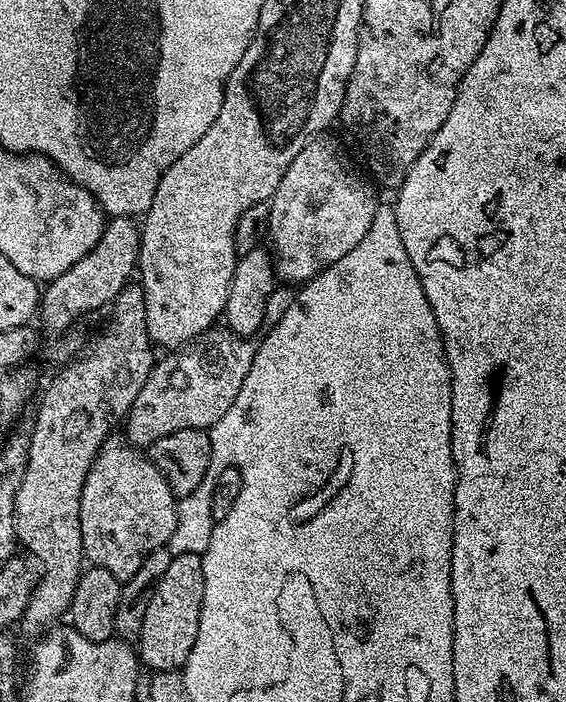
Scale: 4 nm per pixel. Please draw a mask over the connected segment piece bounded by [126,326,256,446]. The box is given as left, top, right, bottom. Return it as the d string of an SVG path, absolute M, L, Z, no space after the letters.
M213 326L200 336L195 336L192 341L185 344L183 348L175 349L174 354L168 356L165 360L157 359L153 363L150 370L150 378L146 378L146 386L142 386L142 390L138 390L138 398L134 398L134 406L129 410L126 417L126 425L128 424L127 439L136 446L147 446L152 444L158 438L162 438L166 434L174 434L174 430L190 430L191 428L211 428L214 422L218 422L218 418L222 418L222 414L226 414L226 410L230 410L230 406L234 404L234 398L238 398L238 390L242 390L242 382L246 382L246 374L250 374L250 366L256 357L256 344L251 339L243 336L236 336L234 333L229 332L227 327Z

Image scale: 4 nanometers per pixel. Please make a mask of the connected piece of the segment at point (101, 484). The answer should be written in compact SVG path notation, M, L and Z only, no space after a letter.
M116 439L104 441L82 486L80 529L87 563L110 570L123 582L151 552L167 545L174 534L178 497L139 447Z

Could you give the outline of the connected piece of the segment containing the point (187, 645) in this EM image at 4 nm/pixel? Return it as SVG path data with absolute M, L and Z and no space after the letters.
M198 554L173 556L166 574L158 578L152 591L150 606L146 606L146 618L142 618L142 630L138 641L138 656L145 669L153 668L156 674L172 674L183 669L194 650L194 638L198 638L198 618L202 614L204 593L204 561Z

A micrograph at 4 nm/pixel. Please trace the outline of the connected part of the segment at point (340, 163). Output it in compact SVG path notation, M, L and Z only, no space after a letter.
M313 138L302 150L298 150L298 158L290 162L290 166L282 174L282 182L278 182L278 190L274 190L268 204L267 239L272 239L270 255L274 261L274 272L280 276L285 285L300 286L313 280L319 272L330 267L338 258L350 254L358 242L370 230L370 222L374 222L374 210L378 206L376 192L352 169L344 152L332 140Z

